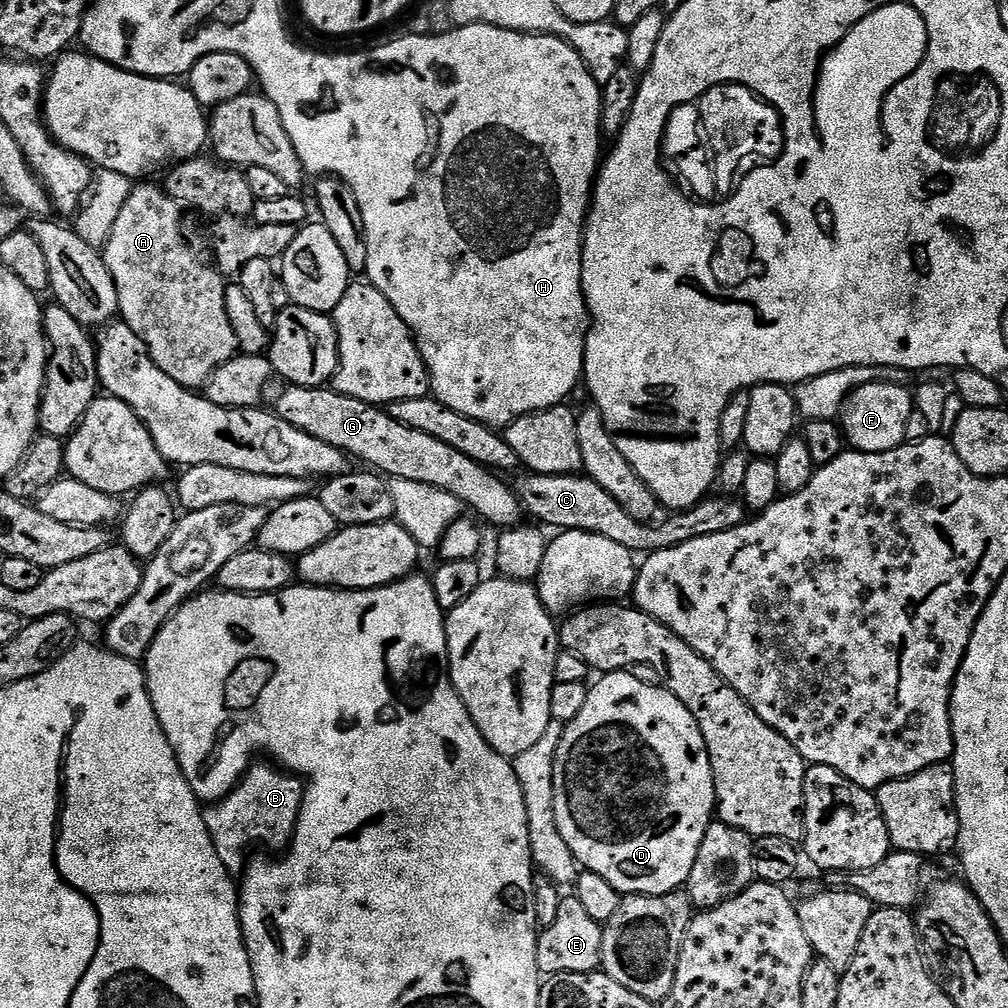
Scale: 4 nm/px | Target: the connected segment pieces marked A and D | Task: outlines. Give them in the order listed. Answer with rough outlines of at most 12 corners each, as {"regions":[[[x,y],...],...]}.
{"regions":[[[127,199],[102,255],[119,319],[184,388],[238,355],[181,209]],[[601,675],[554,818],[618,893],[687,885],[716,811],[702,730]]]}

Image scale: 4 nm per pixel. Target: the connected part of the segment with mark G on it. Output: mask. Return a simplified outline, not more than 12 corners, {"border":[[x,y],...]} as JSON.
{"border":[[331,387],[274,411],[388,478],[454,494],[496,530],[526,513],[486,465]]}

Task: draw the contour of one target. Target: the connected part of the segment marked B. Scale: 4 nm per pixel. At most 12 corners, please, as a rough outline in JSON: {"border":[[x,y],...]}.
{"border":[[256,762],[204,808],[218,859],[243,877],[251,848],[287,849],[301,777]]}

